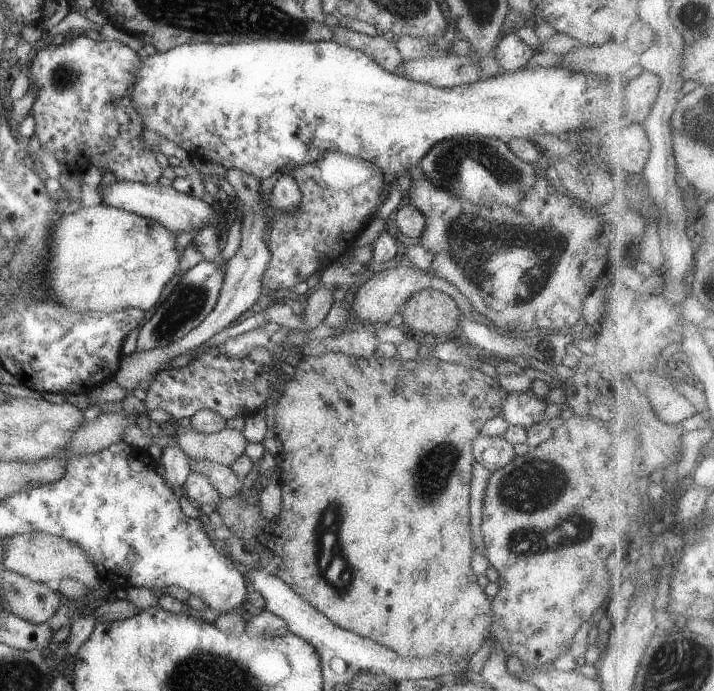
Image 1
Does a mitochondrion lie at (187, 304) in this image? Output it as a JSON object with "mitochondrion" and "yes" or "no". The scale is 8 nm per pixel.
{"mitochondrion":"yes"}

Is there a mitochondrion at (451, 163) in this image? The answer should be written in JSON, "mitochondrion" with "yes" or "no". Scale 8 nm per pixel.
{"mitochondrion":"yes"}

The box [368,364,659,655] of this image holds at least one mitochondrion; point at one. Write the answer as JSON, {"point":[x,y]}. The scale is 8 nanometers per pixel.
{"point":[542,480]}

